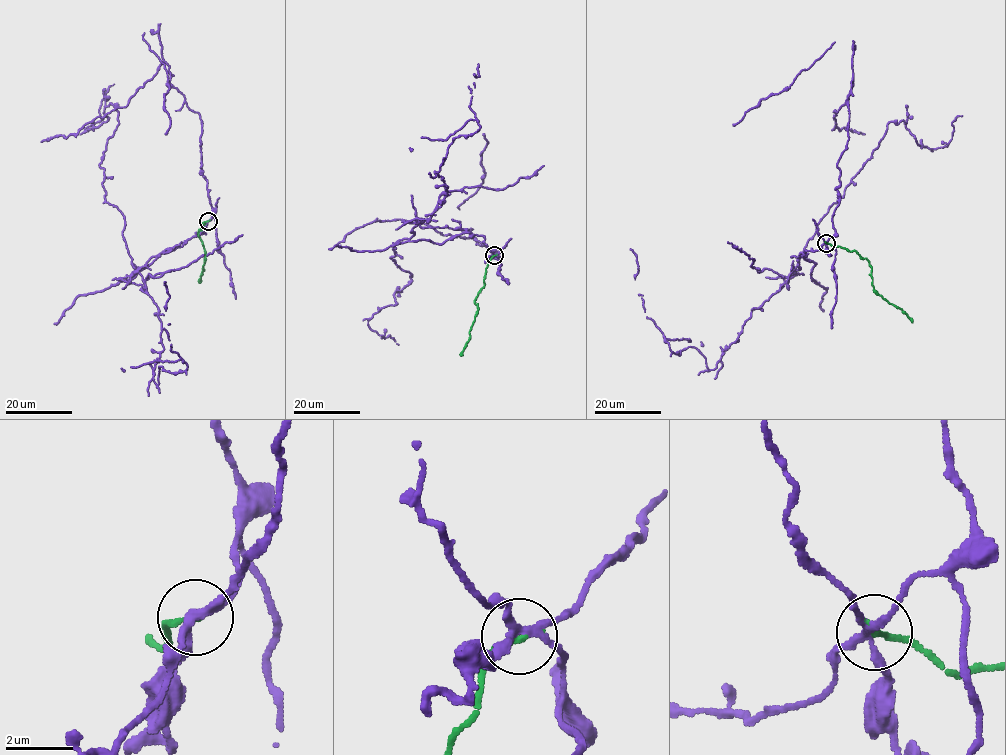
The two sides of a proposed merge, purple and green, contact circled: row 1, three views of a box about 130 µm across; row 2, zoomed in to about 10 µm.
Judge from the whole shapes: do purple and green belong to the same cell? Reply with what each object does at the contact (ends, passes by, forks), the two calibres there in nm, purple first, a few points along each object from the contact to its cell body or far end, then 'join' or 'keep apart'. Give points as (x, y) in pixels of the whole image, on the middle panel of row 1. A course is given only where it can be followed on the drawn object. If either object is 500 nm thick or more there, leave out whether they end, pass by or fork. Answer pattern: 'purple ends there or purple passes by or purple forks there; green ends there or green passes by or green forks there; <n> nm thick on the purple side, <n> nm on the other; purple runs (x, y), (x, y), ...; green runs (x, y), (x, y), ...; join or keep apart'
purple forks there; green ends there; 220 nm thick on the purple side, 160 nm on the other; purple runs (494, 255), (483, 236), (421, 222), (395, 243), (390, 257), (411, 281), (368, 321), (398, 344); green runs (494, 255), (486, 269), (483, 287), (475, 300), (478, 308), (469, 340), (460, 355); keep apart

